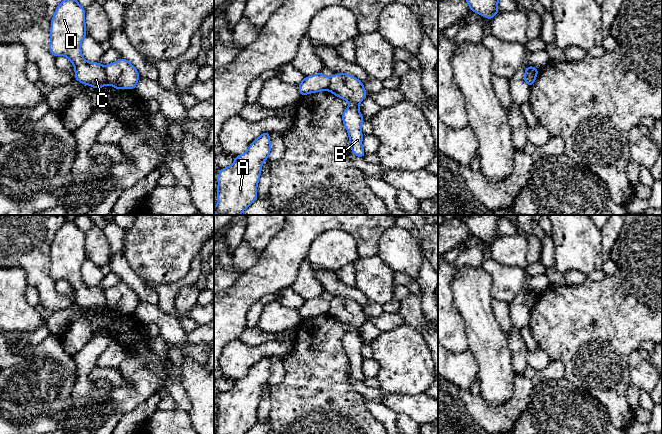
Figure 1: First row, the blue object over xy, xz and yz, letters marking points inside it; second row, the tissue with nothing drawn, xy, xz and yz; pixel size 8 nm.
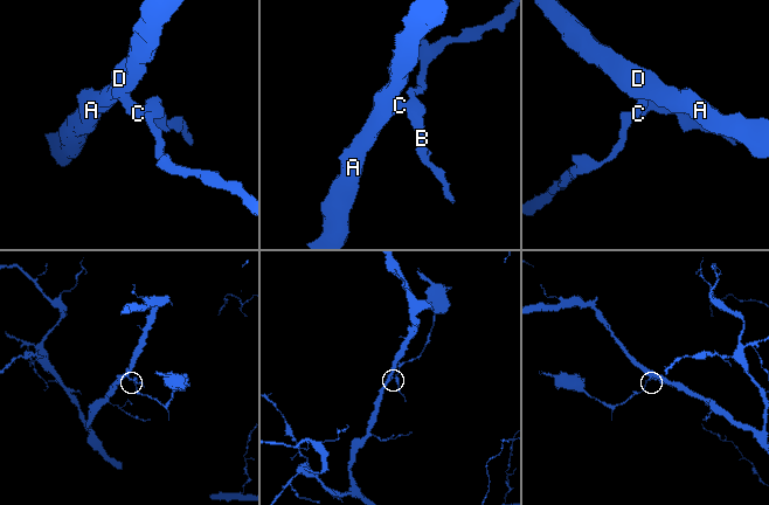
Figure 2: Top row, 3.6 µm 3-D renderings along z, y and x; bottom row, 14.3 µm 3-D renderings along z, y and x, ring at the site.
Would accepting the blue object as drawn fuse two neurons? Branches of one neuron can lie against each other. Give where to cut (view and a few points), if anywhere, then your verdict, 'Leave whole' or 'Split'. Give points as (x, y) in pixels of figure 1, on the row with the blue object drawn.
Split along xy (103, 66), (107, 83). Split

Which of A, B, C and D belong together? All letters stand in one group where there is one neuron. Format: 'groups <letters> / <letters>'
groups A C D / B

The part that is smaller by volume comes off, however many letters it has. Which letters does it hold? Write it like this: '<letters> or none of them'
B

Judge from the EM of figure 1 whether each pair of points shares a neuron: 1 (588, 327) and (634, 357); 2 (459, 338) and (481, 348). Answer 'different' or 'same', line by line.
1: different
2: different

